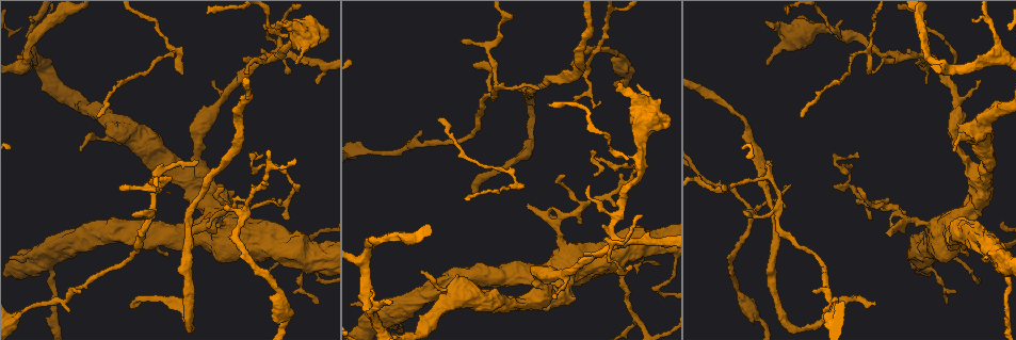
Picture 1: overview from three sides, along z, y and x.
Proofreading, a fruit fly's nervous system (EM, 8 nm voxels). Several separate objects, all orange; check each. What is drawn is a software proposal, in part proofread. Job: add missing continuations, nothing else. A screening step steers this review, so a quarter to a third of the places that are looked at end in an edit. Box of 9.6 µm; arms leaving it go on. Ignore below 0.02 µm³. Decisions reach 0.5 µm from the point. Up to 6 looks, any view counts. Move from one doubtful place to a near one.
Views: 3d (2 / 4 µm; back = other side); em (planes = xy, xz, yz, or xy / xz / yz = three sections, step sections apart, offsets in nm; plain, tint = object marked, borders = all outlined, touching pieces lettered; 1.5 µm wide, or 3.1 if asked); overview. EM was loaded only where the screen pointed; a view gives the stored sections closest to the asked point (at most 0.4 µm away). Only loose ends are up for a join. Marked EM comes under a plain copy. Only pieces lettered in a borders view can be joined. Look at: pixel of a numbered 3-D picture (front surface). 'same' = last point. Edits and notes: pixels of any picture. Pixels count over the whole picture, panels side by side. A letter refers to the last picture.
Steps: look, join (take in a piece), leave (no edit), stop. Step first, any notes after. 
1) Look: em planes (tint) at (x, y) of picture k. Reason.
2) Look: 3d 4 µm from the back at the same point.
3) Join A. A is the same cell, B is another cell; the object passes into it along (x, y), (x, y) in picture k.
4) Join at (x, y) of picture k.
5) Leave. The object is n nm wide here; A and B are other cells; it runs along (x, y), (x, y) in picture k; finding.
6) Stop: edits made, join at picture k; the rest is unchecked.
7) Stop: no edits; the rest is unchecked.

Look: em planes (borders) at (811, 291) of picture 1. An open end.

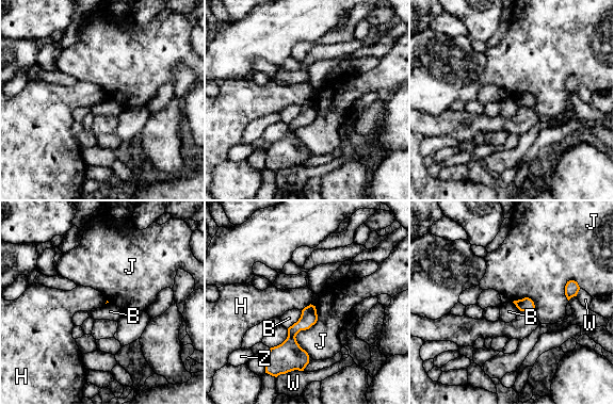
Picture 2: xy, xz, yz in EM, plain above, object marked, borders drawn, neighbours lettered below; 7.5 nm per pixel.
Leave. B, H, J, W and Z are other cells; a border runs along (302, 310), (301, 317), (287, 328) in picture 2; none of them fits.

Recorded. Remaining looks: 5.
Look: em planes (borders) at (721, 187) of picture 1.

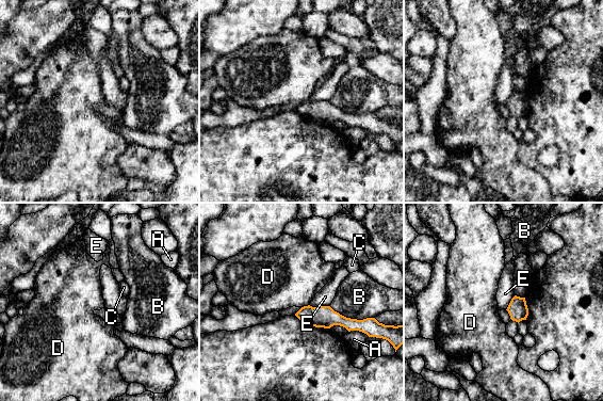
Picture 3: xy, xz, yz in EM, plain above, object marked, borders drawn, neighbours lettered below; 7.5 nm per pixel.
Leave. The object is 150 nm wide here; A, B, C, D and E are other cells; it runs along (299, 314), (362, 324) in picture 3; no lettered piece goes on from it.

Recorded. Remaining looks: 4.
Look: em xy step 4 (borders) at (224, 207) of picture 1. An open end.

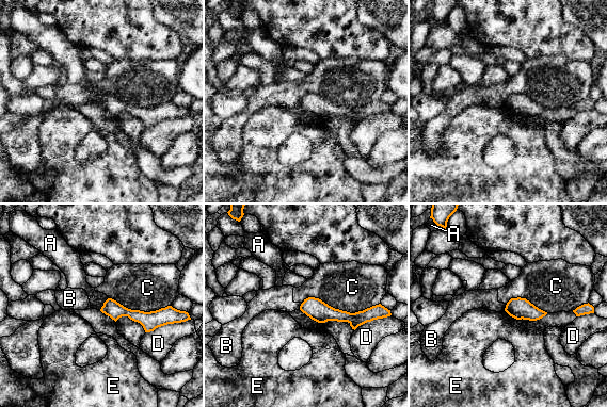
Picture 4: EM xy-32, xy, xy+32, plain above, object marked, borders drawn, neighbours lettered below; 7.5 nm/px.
Leave. A, B, C, D and E are other cells; none of them fits.

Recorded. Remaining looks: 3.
Stop: no edits; the rest is unchecked.

